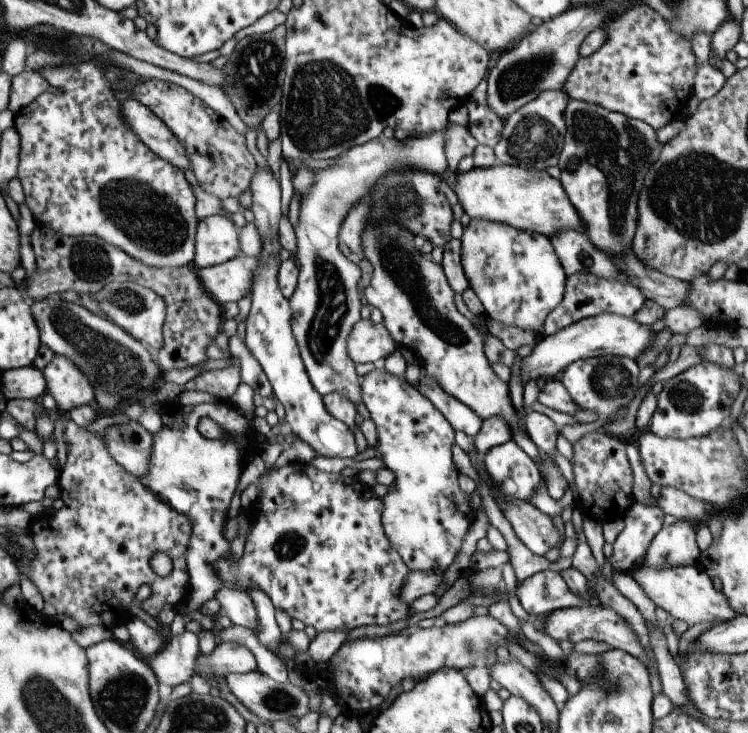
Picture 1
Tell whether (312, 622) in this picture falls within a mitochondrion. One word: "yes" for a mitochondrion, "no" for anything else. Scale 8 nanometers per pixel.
no

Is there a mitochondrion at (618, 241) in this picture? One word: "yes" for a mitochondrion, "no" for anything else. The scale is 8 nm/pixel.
yes

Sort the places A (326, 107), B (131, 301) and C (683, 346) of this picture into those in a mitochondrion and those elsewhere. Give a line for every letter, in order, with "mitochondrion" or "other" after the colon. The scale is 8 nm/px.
A: mitochondrion
B: mitochondrion
C: other

